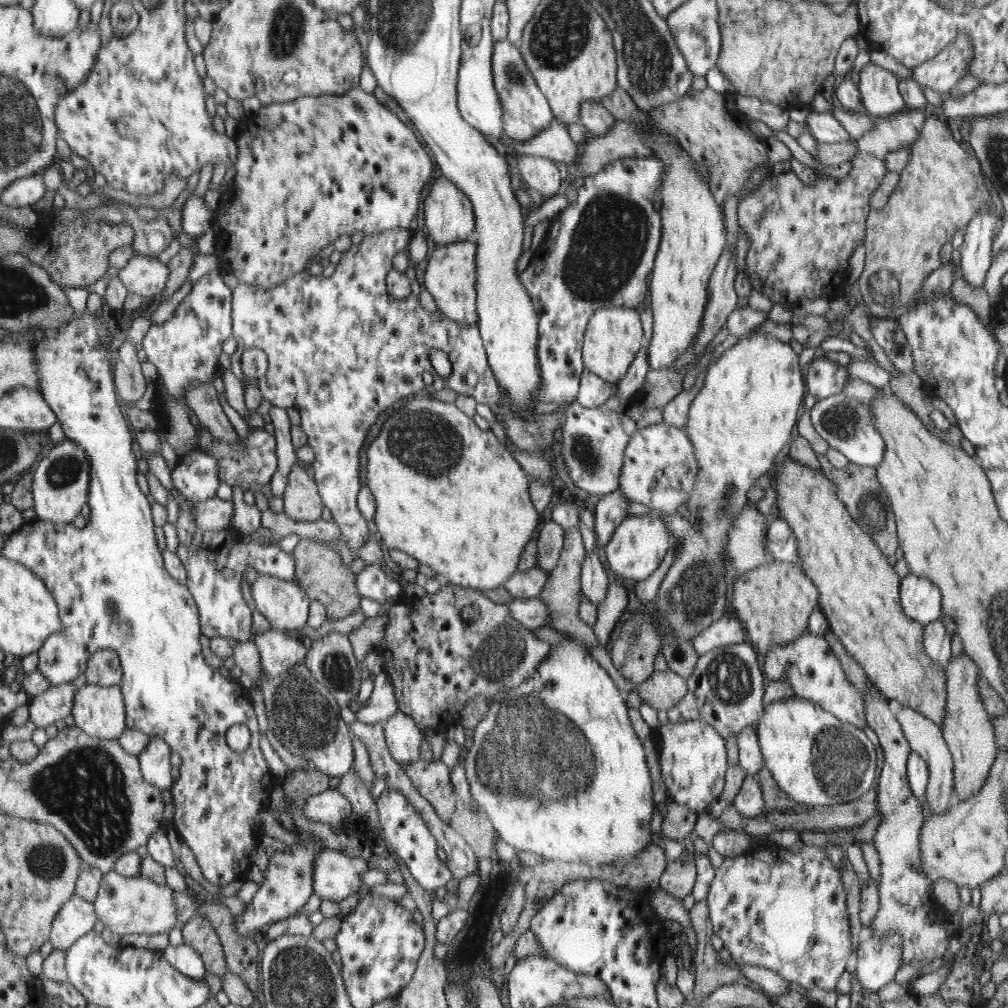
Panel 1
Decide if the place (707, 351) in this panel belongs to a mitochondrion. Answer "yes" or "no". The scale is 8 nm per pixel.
no

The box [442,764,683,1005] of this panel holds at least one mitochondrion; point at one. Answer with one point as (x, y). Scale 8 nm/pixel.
(472, 947)

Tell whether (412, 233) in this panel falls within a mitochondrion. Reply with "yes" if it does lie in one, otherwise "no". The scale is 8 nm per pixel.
no

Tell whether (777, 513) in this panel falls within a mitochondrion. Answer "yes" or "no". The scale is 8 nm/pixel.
no

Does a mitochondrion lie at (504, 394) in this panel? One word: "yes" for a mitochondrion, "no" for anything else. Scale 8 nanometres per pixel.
no

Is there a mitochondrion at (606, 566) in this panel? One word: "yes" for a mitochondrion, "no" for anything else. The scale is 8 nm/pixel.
no

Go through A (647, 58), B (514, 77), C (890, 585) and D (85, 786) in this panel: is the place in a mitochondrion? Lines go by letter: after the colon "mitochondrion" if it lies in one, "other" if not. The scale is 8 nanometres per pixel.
A: mitochondrion
B: mitochondrion
C: other
D: mitochondrion

